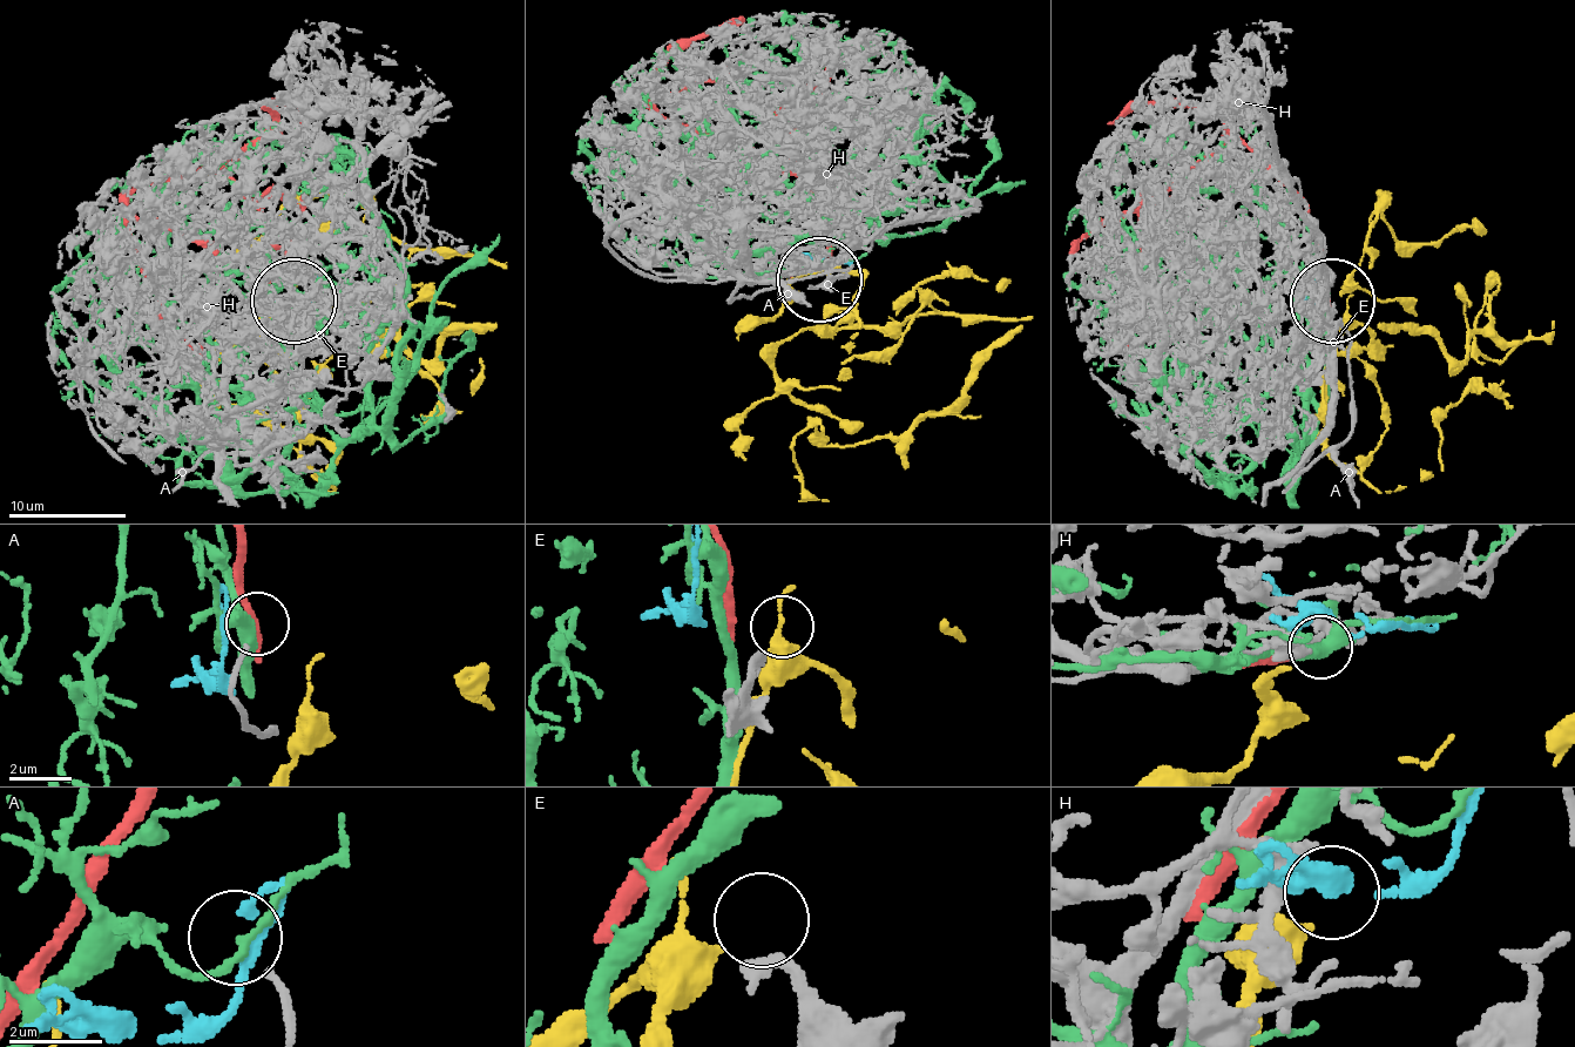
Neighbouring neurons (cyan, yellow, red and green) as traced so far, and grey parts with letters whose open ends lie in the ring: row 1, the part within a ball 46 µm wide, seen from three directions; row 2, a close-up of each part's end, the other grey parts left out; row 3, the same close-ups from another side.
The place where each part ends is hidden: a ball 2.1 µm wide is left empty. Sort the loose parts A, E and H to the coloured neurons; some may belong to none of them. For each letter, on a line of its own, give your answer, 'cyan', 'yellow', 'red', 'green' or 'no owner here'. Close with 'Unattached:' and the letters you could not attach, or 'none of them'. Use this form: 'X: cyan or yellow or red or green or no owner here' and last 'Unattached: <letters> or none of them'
A: no owner here
E: no owner here
H: cyan
Unattached: A, E

